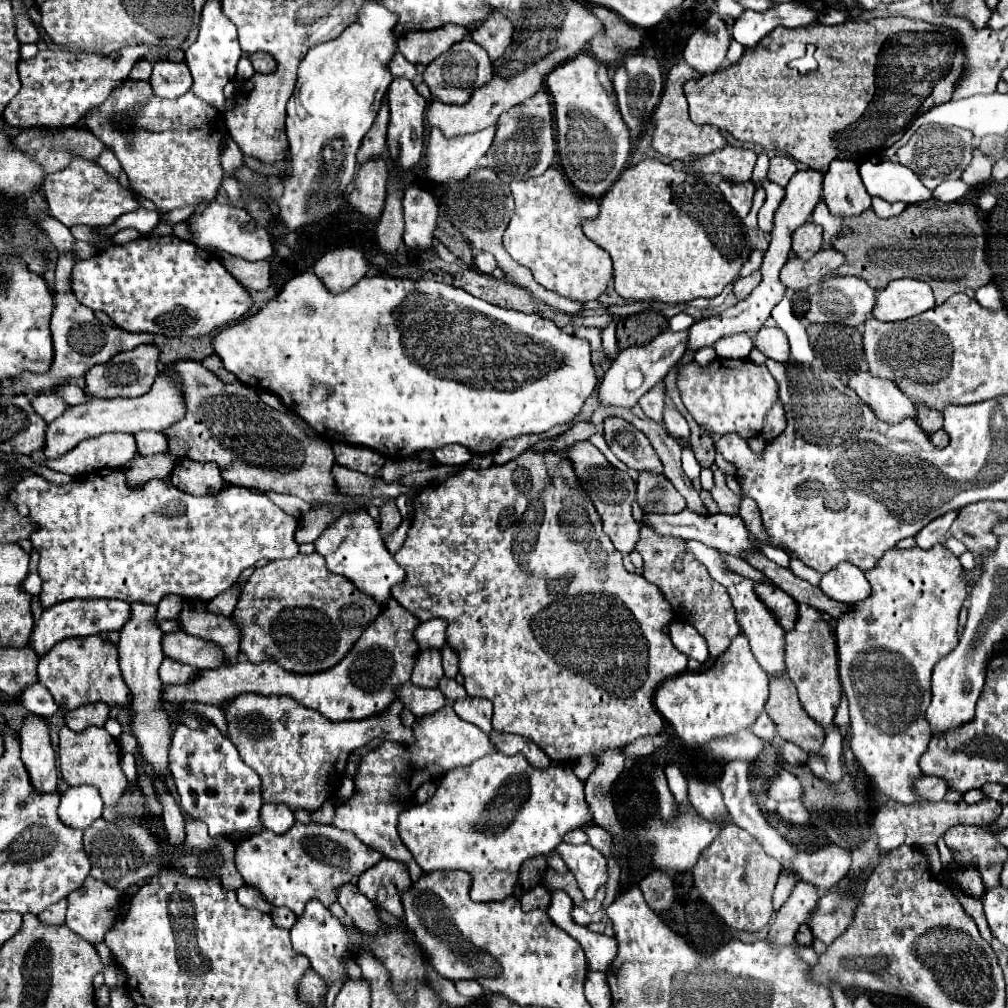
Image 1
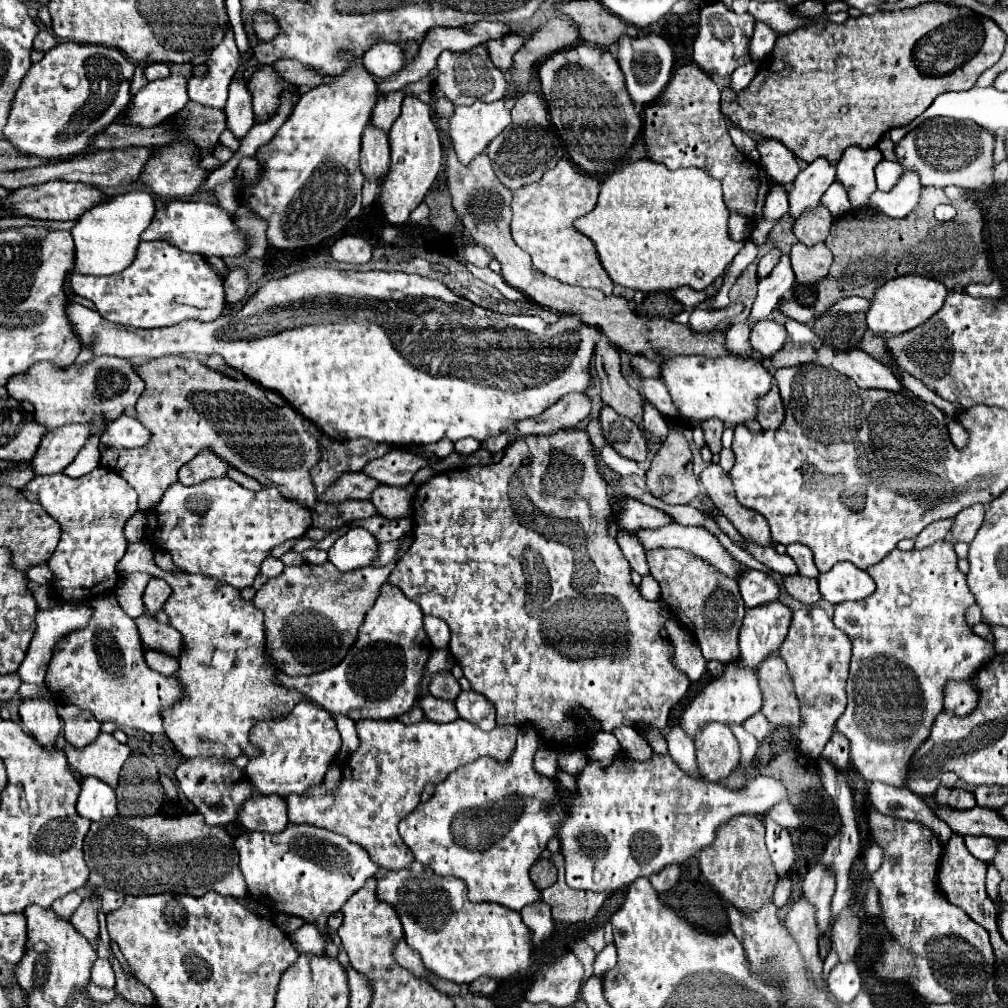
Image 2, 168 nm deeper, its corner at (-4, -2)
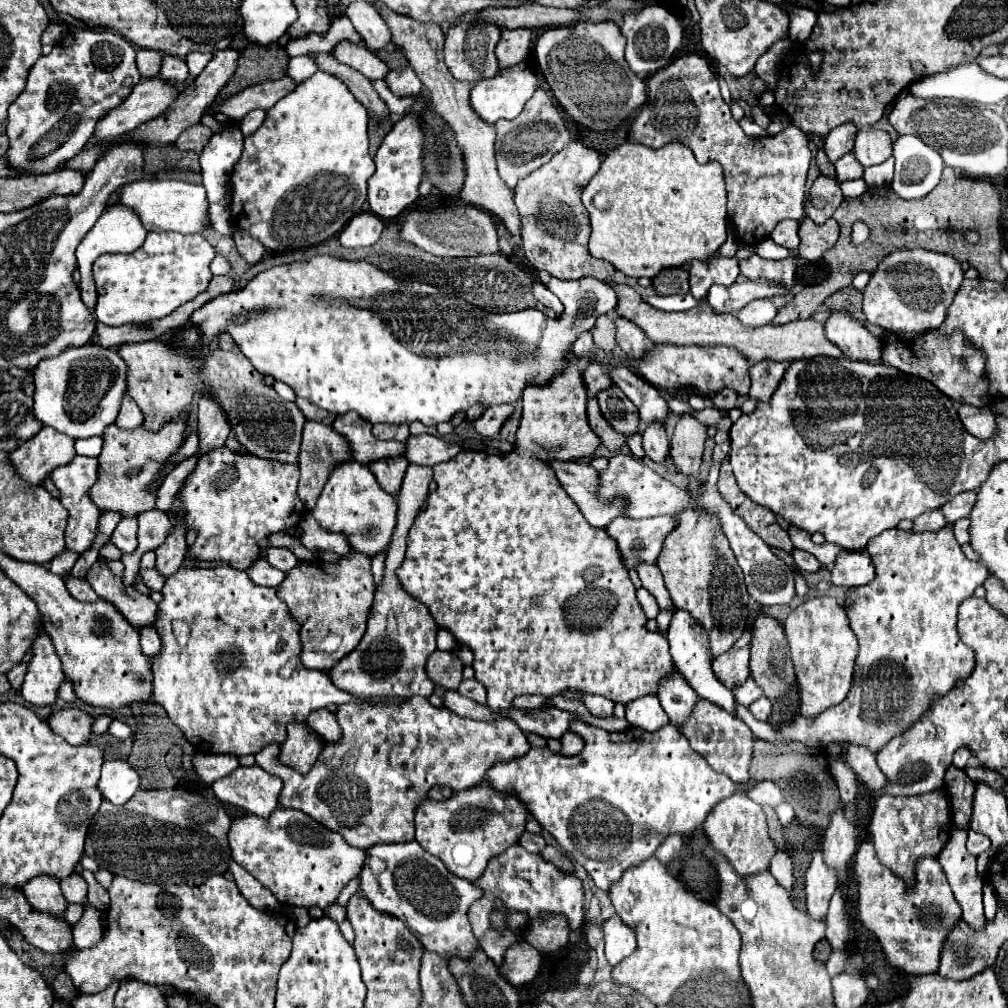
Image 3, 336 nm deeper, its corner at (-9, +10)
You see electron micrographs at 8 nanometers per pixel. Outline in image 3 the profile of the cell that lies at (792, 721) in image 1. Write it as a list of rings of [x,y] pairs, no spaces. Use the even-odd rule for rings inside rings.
[[[758,616],[756,618],[756,628],[752,636],[752,658],[750,658],[750,672],[756,684],[764,690],[764,696],[770,700],[778,700],[784,696],[788,690],[794,688],[796,676],[788,652],[788,642],[784,638],[784,628],[770,616]]]

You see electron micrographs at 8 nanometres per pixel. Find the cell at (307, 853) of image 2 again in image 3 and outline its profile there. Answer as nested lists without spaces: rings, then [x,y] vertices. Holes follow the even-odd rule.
[[[276,808],[268,820],[252,814],[236,818],[228,840],[234,862],[270,888],[282,904],[304,908],[318,906],[326,910],[332,906],[346,884],[360,876],[368,856],[364,848],[350,846],[338,832],[330,832],[308,814],[286,808]]]

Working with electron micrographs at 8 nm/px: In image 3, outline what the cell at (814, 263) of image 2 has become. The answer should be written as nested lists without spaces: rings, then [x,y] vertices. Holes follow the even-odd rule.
[[[806,218],[800,224],[798,256],[808,262],[816,262],[824,256],[824,252],[828,252],[836,244],[836,240],[838,240],[838,222],[836,220],[830,218],[826,224],[818,226]]]

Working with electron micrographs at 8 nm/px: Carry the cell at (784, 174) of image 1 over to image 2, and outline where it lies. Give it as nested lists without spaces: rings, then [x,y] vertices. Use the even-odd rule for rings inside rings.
[[[763,138],[757,144],[757,152],[761,156],[761,166],[765,168],[767,176],[777,184],[791,184],[799,174],[799,166],[795,156],[777,140]]]

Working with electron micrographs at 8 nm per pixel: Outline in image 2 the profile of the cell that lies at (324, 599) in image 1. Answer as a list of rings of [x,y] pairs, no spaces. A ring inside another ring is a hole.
[[[406,534],[394,562],[389,566],[367,566],[351,572],[339,572],[329,562],[323,566],[305,562],[301,566],[285,568],[279,578],[263,584],[253,602],[265,612],[267,652],[273,656],[277,668],[289,676],[309,676],[339,664],[339,660],[343,660],[355,644],[359,626],[363,624],[367,610],[375,604],[381,584],[411,543],[412,535]]]

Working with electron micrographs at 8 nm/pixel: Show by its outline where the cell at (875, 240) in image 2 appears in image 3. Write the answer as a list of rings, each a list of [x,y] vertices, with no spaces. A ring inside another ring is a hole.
[[[944,168],[940,184],[920,200],[900,200],[892,196],[890,188],[868,188],[860,198],[844,198],[840,208],[834,212],[834,220],[840,224],[840,238],[836,242],[836,248],[824,254],[824,260],[830,260],[830,276],[820,284],[800,288],[794,294],[792,302],[778,310],[774,324],[812,318],[812,314],[828,296],[836,294],[842,288],[848,288],[858,272],[872,274],[880,260],[896,250],[924,248],[938,254],[948,254],[958,262],[968,262],[980,272],[982,278],[1004,282],[1006,272],[1000,266],[1002,242],[998,234],[998,218],[1000,198],[994,184],[988,180],[958,176],[952,168]],[[854,222],[864,222],[870,228],[870,236],[862,244],[852,242]],[[968,230],[976,230],[980,234],[980,240],[976,244],[966,242],[964,234]]]

